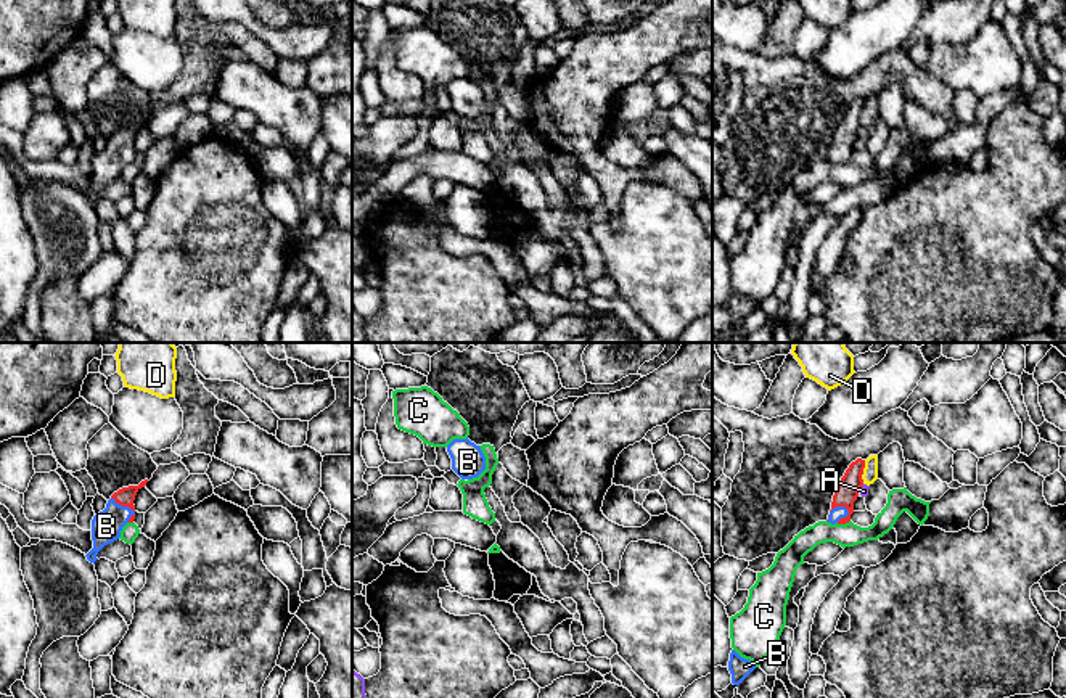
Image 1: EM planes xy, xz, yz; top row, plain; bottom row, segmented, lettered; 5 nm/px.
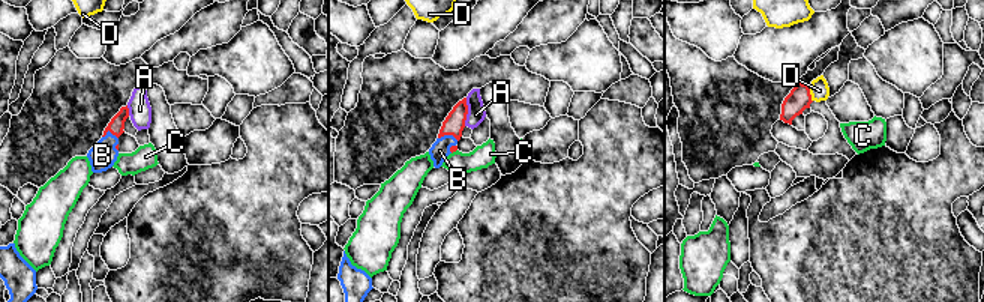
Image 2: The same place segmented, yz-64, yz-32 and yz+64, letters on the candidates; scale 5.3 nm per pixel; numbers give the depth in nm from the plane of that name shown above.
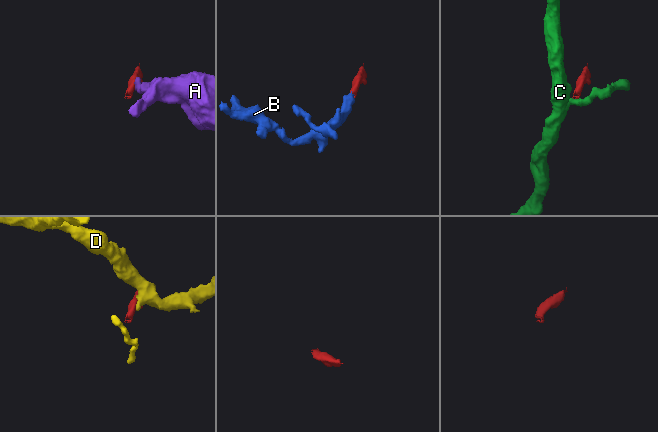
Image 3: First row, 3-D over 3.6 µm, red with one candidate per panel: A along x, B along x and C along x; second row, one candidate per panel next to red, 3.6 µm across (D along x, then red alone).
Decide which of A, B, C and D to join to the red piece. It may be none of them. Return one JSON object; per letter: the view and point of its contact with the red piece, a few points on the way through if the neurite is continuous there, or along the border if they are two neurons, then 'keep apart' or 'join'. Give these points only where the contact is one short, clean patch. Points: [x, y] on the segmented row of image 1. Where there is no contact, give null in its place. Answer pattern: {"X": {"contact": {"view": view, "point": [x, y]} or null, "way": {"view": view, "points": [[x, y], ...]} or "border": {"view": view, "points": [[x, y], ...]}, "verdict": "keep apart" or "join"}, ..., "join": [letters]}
{"A": {"contact": {"view": "yz", "point": [860, 486]}, "border": {"view": "yz", "points": [[864, 484], [859, 488]]}, "verdict": "keep apart"}, "B": {"contact": {"view": "xy", "point": [127, 505]}, "way": {"view": "xy", "points": [[126, 496], [127, 505], [106, 526]]}, "verdict": "join"}, "C": {"contact": {"view": "yz", "point": [843, 523]}, "border": {"view": "yz", "points": [[849, 520], [836, 523]]}, "verdict": "keep apart"}, "D": {"contact": {"view": "yz", "point": [862, 472]}, "border": {"view": "yz", "points": [[865, 460], [862, 483]]}, "verdict": "keep apart"}, "join": ["B"]}

